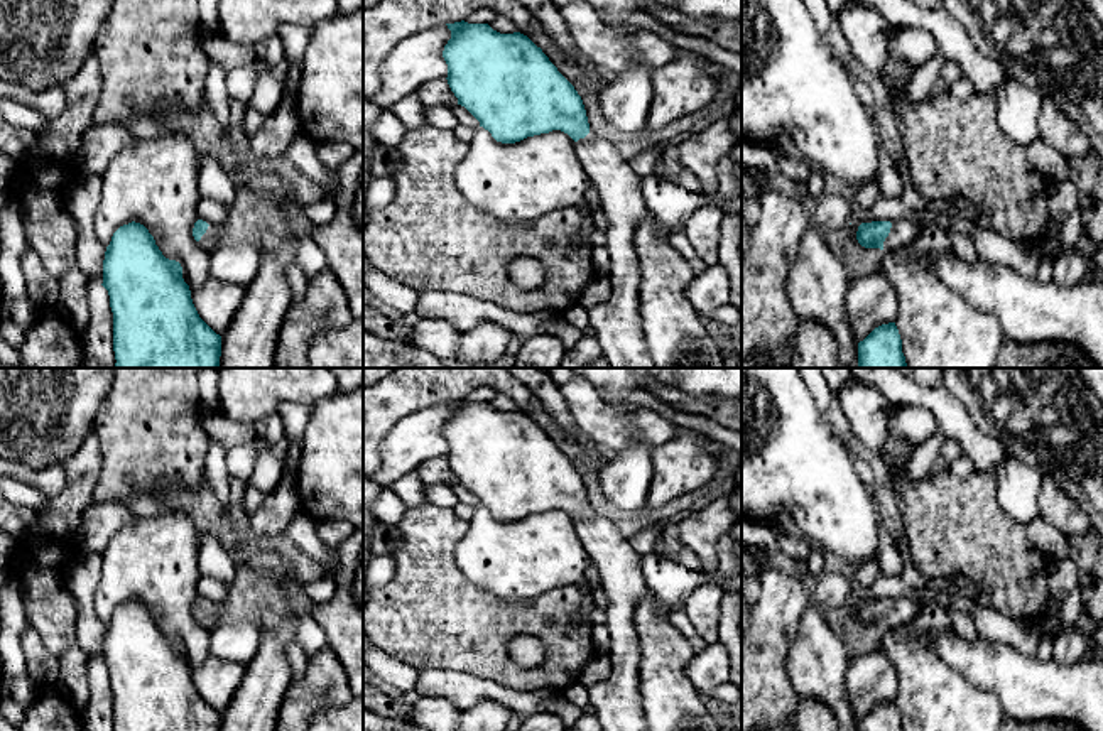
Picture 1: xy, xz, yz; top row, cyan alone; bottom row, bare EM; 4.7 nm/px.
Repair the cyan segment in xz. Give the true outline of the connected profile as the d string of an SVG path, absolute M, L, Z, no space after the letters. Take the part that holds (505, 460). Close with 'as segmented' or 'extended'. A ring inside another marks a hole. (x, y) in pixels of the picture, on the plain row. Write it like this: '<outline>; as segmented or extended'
M465 398L446 403L451 409L443 429L448 463L458 483L465 485L497 520L515 522L552 508L561 508L576 520L579 540L596 566L600 584L608 596L606 626L611 633L613 670L608 679L588 687L590 711L601 731L649 731L640 699L640 645L633 625L635 608L647 593L642 555L611 520L590 510L581 474L527 414L500 412L488 402Z; extended

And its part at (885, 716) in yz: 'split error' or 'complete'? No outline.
complete

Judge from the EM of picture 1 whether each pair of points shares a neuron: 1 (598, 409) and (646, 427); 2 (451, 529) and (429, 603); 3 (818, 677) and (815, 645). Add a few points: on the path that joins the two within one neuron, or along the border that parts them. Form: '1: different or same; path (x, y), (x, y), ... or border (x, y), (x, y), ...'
1: same; path (610, 421), (617, 427), (634, 427)
2: same; path (433, 547), (429, 551), (429, 584)
3: same; path (816, 669), (815, 654)

